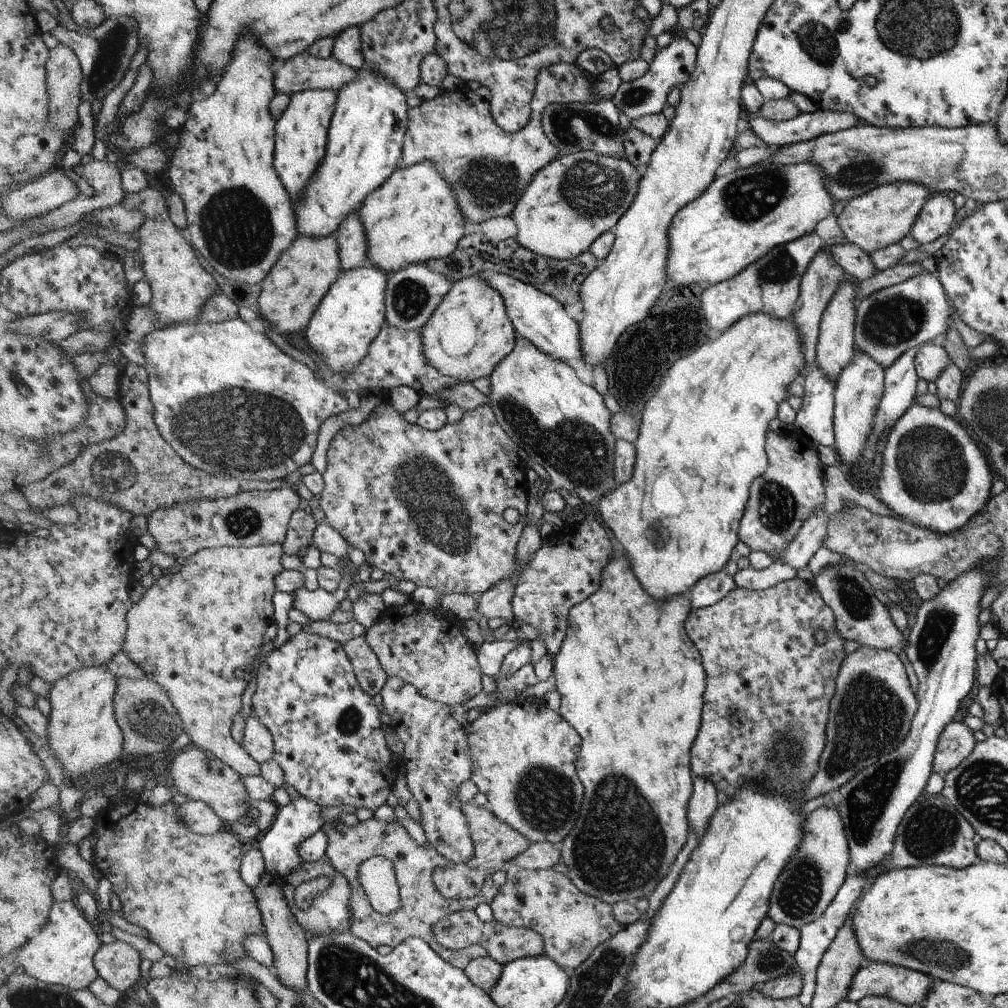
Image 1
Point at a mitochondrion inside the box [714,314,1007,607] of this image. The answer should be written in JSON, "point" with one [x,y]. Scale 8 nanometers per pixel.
{"point":[932,467]}

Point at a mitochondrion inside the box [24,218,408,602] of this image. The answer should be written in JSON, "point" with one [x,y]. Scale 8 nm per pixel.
{"point":[265,433]}

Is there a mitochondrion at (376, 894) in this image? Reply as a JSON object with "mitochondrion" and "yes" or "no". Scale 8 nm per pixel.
{"mitochondrion":"no"}

